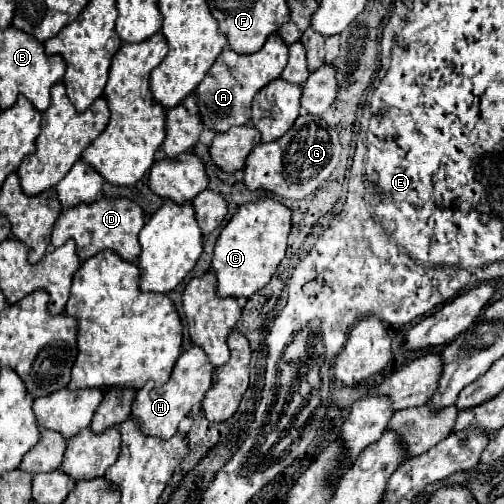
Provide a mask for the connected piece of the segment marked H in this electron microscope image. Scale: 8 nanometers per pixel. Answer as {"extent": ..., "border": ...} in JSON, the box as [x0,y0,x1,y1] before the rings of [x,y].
{"extent":[132,345,214,439],"border":[[[190,345],[176,361],[174,373],[168,383],[156,385],[156,387],[146,385],[136,393],[136,399],[132,405],[132,415],[140,419],[142,431],[146,435],[170,439],[176,433],[178,423],[190,413],[192,405],[202,403],[204,393],[212,387],[212,373],[214,373],[214,367],[212,367],[210,359],[206,357],[206,353],[198,345]]]}

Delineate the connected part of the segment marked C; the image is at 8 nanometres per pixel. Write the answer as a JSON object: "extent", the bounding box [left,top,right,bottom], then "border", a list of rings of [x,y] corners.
{"extent":[212,197,292,297],"border":[[[260,197],[244,203],[222,229],[212,257],[212,267],[218,277],[218,295],[222,297],[252,297],[276,273],[284,259],[290,235],[292,211],[272,197]]]}

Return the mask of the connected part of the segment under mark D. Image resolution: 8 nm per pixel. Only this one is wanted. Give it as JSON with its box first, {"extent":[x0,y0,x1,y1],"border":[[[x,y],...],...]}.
{"extent":[52,197,146,261],"border":[[[102,197],[90,205],[76,205],[74,209],[66,209],[66,213],[62,213],[54,225],[52,245],[60,247],[66,243],[66,239],[74,239],[78,245],[80,261],[86,261],[104,249],[120,253],[126,261],[136,261],[140,255],[138,233],[144,227],[144,219],[146,213],[138,203],[126,197]]]}

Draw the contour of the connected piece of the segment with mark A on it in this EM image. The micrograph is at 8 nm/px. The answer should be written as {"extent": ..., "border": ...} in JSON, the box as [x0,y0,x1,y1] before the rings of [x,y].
{"extent":[194,33,288,131],"border":[[[272,33],[266,45],[250,55],[236,53],[232,49],[224,49],[218,55],[218,61],[210,67],[204,81],[194,91],[200,103],[200,117],[204,127],[214,131],[228,131],[234,125],[244,125],[250,121],[250,103],[258,89],[278,79],[288,63],[288,45],[278,33]]]}

